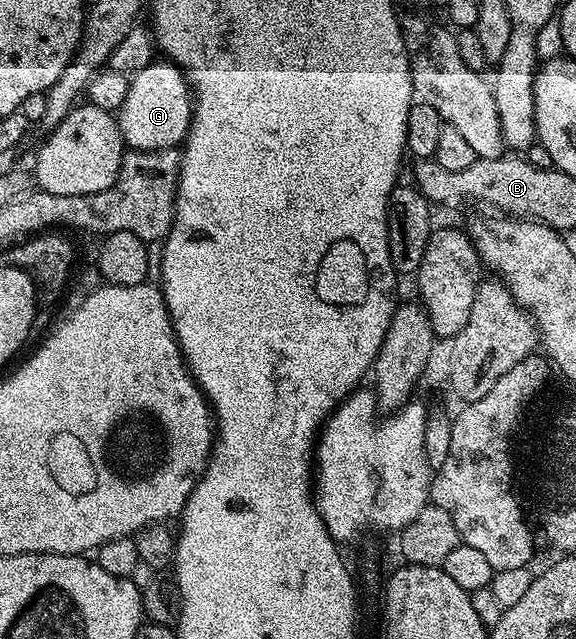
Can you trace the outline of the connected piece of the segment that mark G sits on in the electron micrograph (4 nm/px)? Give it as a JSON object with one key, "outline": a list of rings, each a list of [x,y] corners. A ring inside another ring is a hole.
{"outline":[[[155,60],[144,68],[133,71],[128,96],[124,98],[124,104],[120,104],[116,112],[123,143],[131,150],[172,150],[181,147],[190,130],[193,115],[194,95],[190,83],[187,82],[184,71],[169,60]]]}

